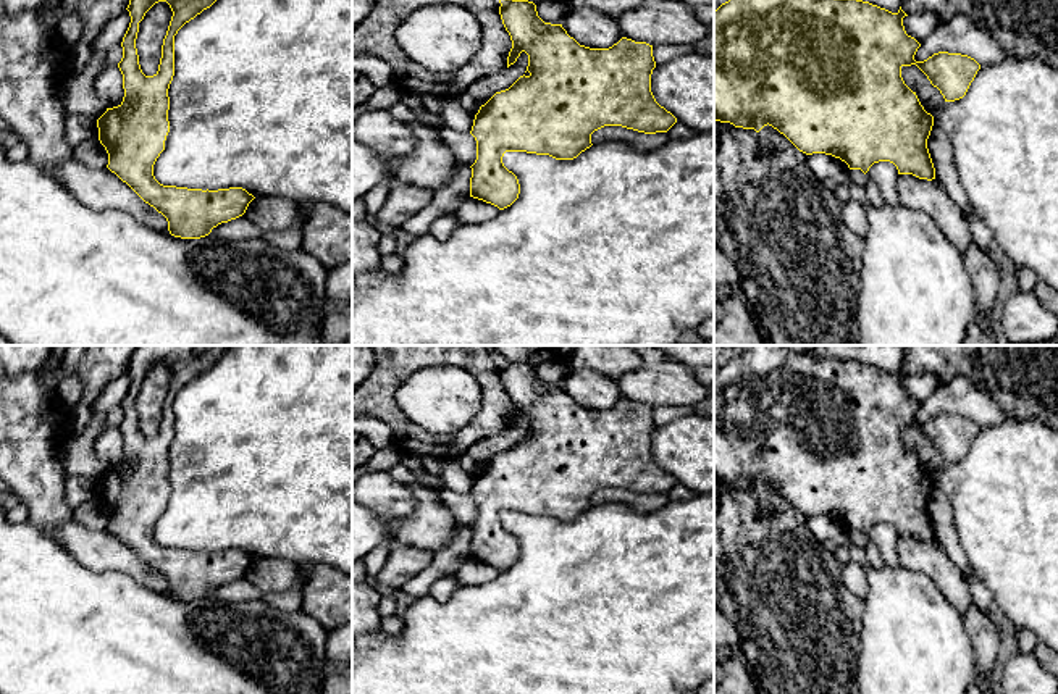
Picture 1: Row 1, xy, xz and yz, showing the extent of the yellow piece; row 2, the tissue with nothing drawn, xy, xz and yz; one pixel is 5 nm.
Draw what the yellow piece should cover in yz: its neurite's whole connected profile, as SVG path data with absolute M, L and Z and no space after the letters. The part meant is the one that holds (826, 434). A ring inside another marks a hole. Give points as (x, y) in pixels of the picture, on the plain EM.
M751 345L714 371L714 481L756 494L769 486L800 513L832 516L864 536L874 525L890 523L898 536L935 541L927 510L934 478L905 445L901 429L916 426L945 463L955 463L966 457L980 426L968 416L948 413L916 423L921 405L906 395L905 378L901 368L892 374L856 360L816 358L795 353L785 345Z

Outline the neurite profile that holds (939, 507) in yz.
M934 486L927 500L927 510L935 529L935 539L943 547L950 560L964 575L971 570L966 554L961 549L959 537L953 523L953 508L945 492Z

